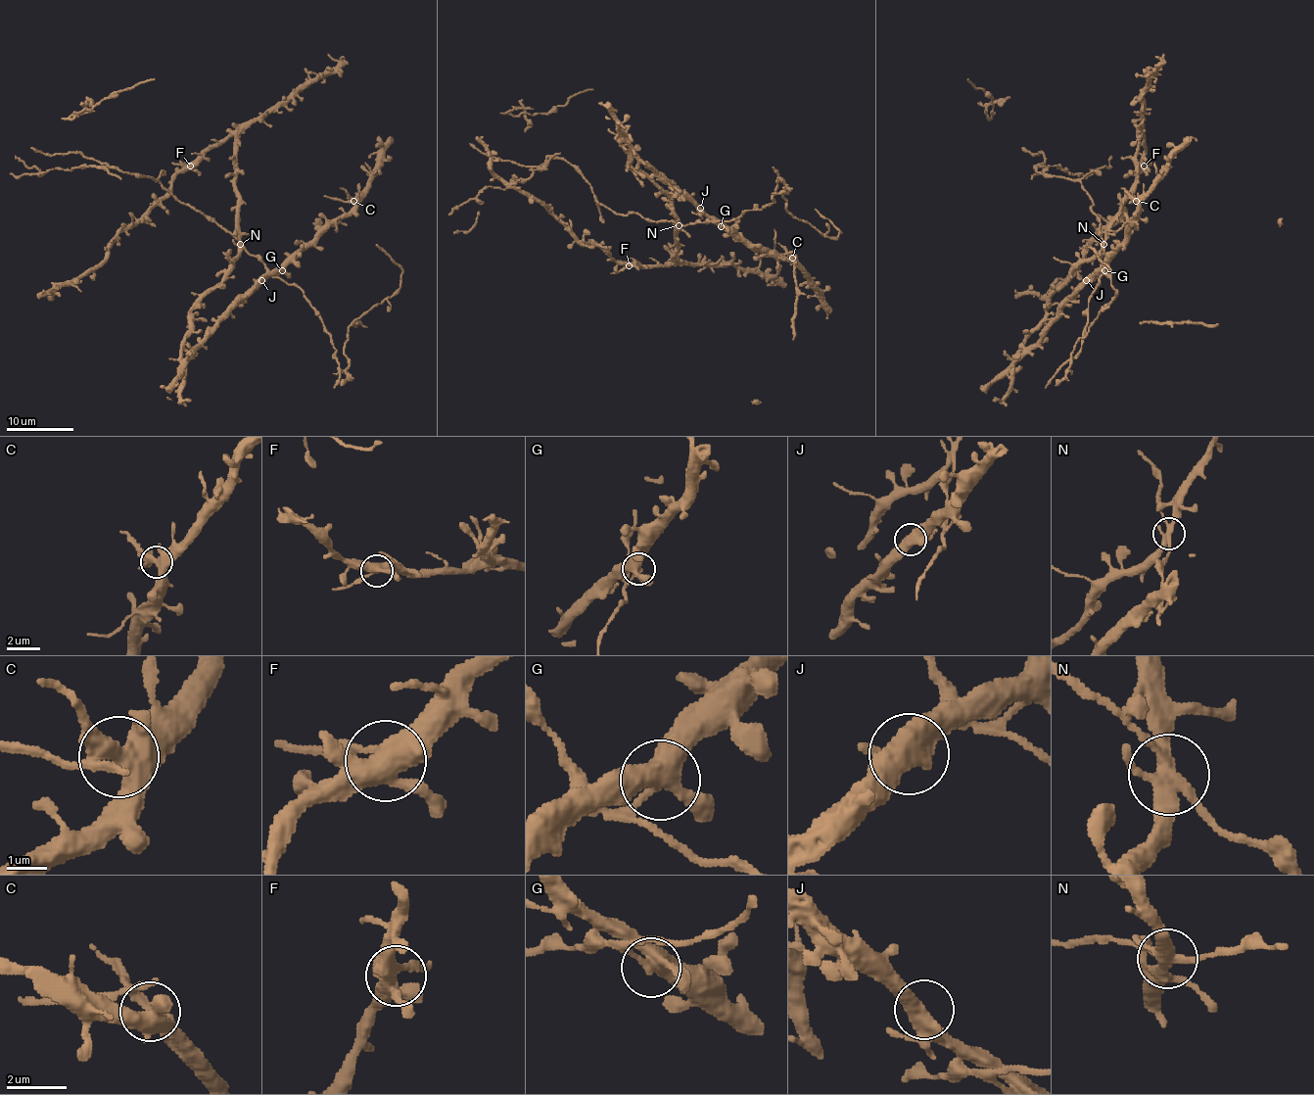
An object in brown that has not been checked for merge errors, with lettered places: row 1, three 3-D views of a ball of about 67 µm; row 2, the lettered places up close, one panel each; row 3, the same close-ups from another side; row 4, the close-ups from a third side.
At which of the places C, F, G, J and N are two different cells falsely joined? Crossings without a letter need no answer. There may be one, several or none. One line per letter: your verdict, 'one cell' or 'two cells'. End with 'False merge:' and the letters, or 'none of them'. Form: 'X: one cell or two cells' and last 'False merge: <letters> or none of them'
C: two cells
F: one cell
G: two cells
J: one cell
N: two cells
False merge: C, G, N

